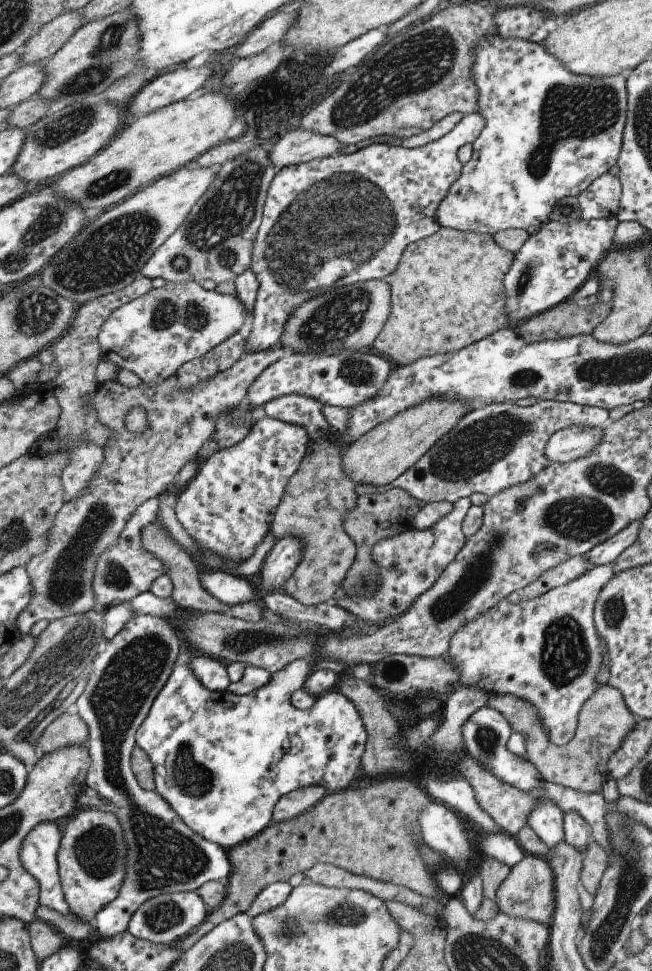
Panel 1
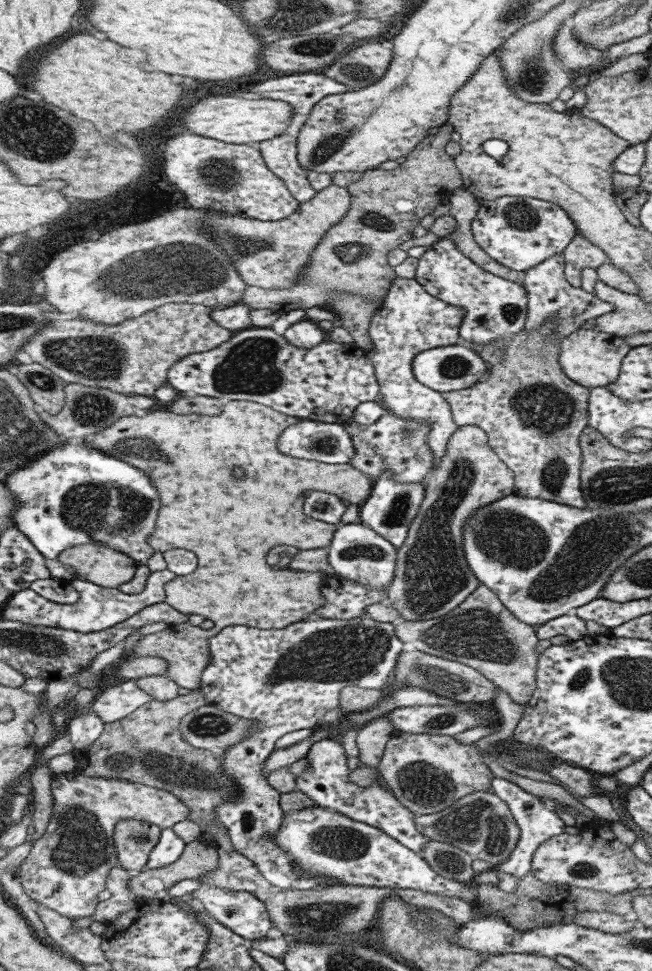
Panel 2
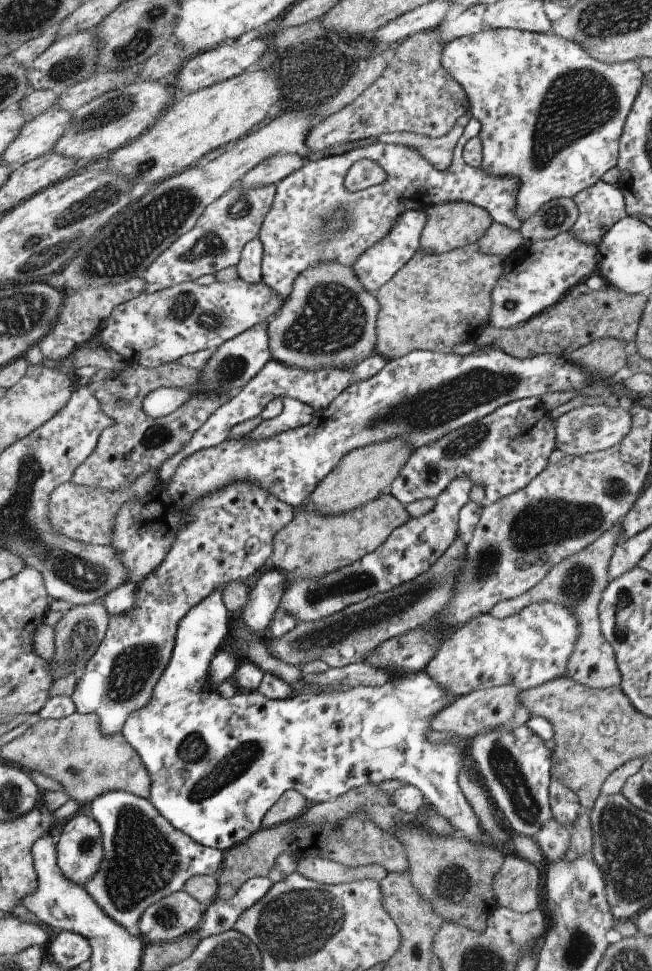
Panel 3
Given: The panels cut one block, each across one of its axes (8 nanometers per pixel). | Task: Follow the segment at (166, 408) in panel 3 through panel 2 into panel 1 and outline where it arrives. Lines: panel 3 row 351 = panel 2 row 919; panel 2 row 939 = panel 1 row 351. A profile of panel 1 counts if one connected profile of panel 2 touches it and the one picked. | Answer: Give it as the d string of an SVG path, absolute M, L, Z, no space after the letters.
M479 112L470 113L463 115L462 120L440 140L418 148L395 146L386 142L373 143L351 154L339 153L328 158L314 159L294 166L284 166L284 168L276 171L268 188L260 228L258 228L258 232L255 232L256 240L254 240L254 248L252 248L253 259L249 269L258 278L258 292L254 303L254 312L250 318L249 329L244 331L247 352L268 350L268 348L272 348L274 344L277 344L282 334L284 334L284 324L290 318L290 314L294 312L294 308L298 308L300 304L310 300L310 296L332 290L334 287L348 286L348 284L354 284L355 282L370 282L370 280L374 279L387 280L391 274L394 274L394 270L398 268L400 257L409 244L436 234L441 227L438 220L436 220L436 210L438 210L440 202L446 198L450 185L454 184L454 180L458 180L460 170L462 170L463 164L458 160L458 150L462 145L473 143L480 136L480 132L484 130L484 125L482 114Z

